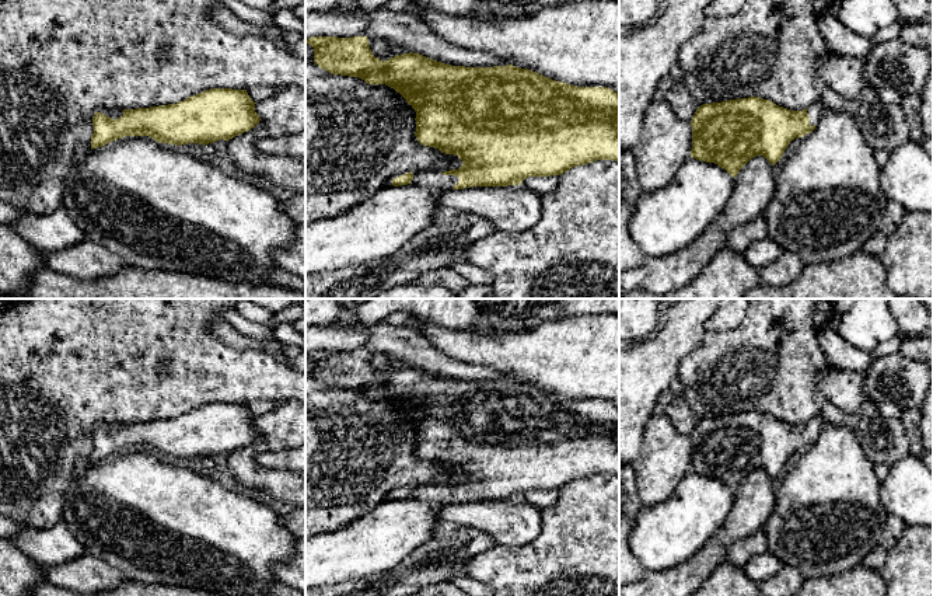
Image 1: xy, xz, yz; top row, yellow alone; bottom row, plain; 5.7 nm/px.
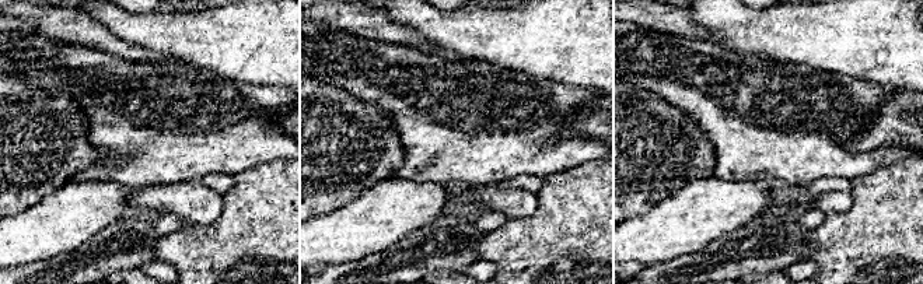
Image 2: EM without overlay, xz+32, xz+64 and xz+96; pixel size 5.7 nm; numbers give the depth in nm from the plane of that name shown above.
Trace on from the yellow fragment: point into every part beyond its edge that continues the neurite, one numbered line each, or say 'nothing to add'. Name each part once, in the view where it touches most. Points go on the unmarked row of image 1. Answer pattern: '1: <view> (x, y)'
1: xz (427, 492)

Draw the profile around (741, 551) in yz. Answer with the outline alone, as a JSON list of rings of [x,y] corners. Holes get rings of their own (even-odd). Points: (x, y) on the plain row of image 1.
[[[763,530],[735,540],[727,553],[727,560],[738,567],[745,567],[755,555],[768,551],[768,540]]]

